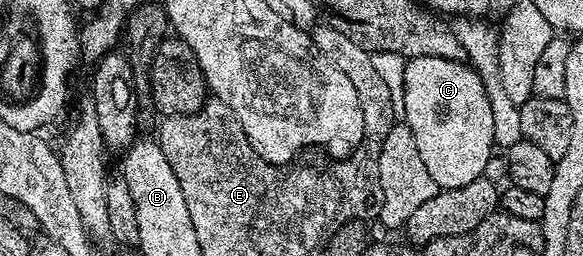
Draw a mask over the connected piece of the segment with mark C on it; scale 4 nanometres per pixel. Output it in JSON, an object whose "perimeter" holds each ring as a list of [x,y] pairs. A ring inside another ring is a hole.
{"perimeter":[[[410,57],[405,62],[403,121],[415,139],[415,147],[419,151],[419,159],[423,159],[423,167],[427,167],[427,175],[437,184],[438,189],[463,187],[466,183],[475,183],[475,179],[486,176],[485,168],[495,152],[495,128],[491,101],[484,89],[485,81],[486,78],[477,74],[465,61]]]}

